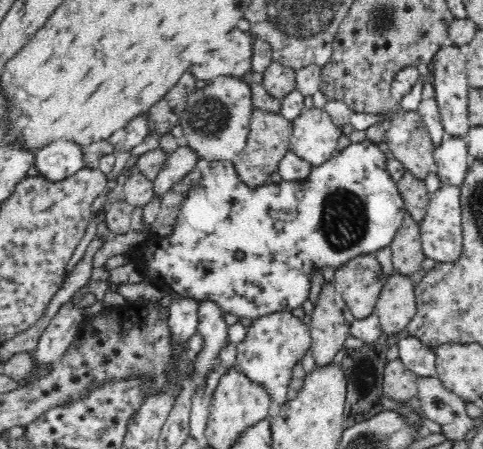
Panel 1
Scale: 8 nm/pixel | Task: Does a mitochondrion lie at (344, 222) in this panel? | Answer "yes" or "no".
yes

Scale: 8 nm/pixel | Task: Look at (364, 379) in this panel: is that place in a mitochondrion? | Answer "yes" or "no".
yes

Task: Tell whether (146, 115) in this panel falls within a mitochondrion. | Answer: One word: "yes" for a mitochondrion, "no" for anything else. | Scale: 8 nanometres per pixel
no

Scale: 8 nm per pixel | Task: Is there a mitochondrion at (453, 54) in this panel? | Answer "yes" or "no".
no

